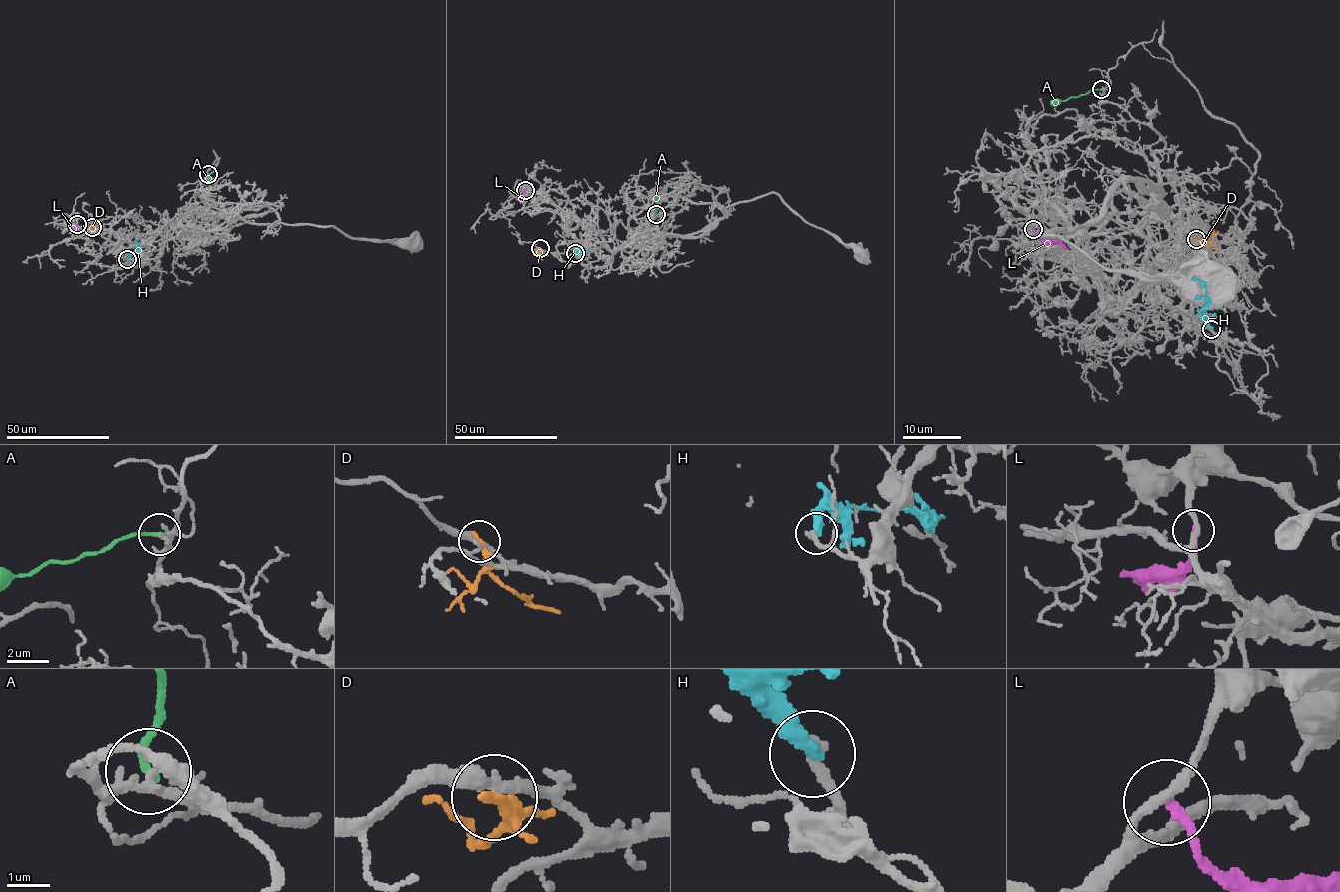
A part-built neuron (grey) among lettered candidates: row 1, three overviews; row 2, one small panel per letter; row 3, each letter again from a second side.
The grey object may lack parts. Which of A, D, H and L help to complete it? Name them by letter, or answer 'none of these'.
none of these

